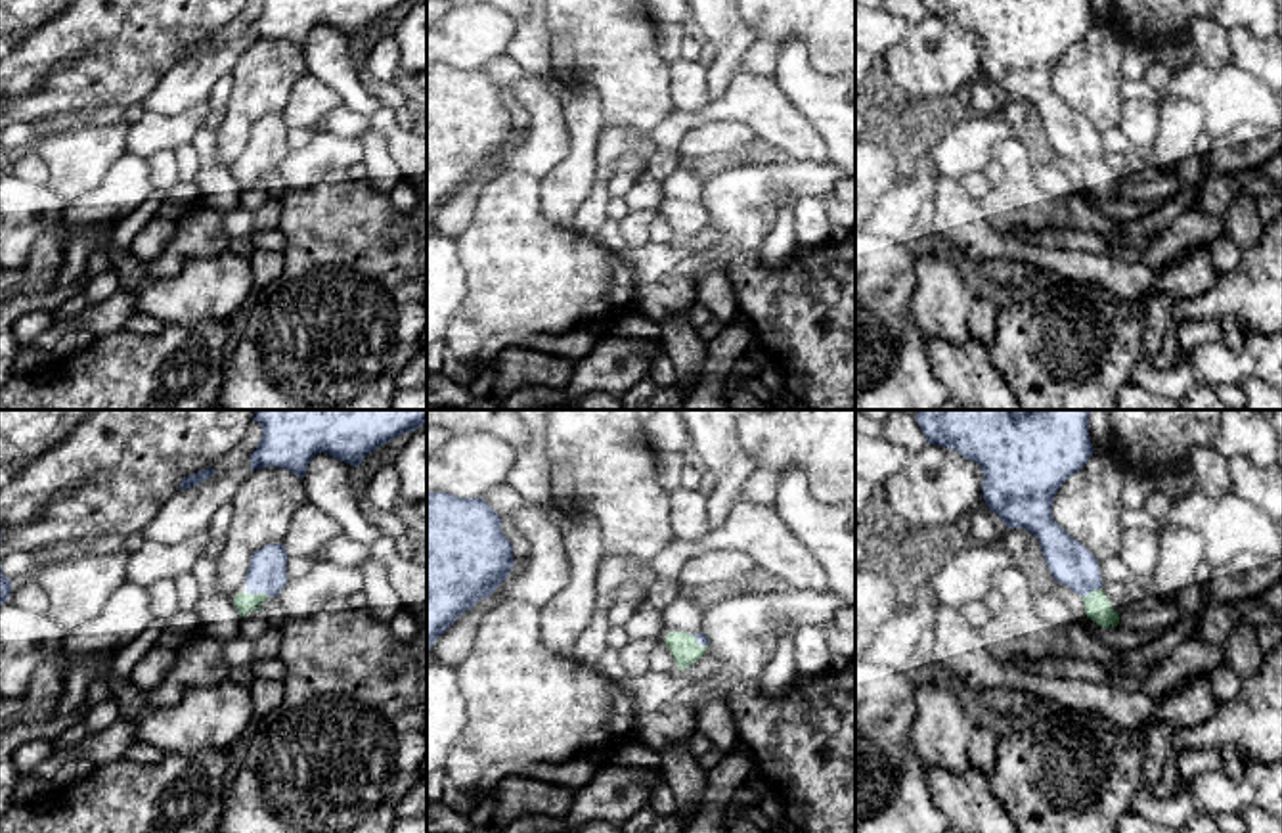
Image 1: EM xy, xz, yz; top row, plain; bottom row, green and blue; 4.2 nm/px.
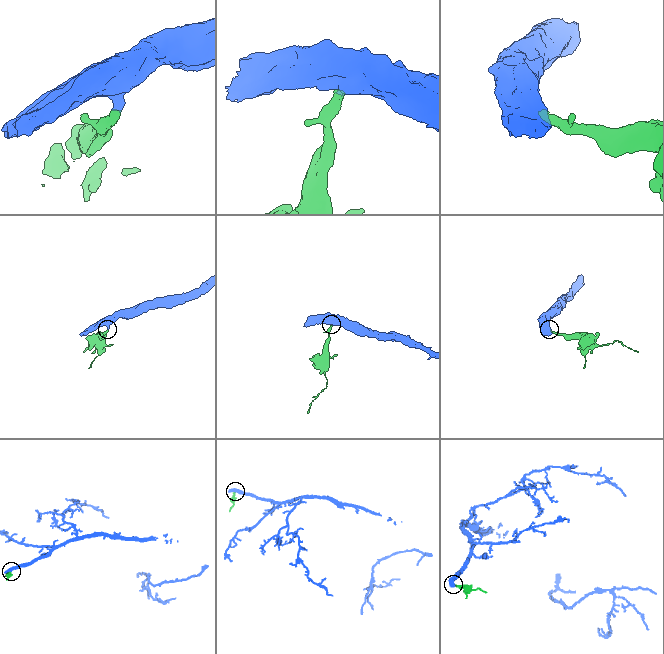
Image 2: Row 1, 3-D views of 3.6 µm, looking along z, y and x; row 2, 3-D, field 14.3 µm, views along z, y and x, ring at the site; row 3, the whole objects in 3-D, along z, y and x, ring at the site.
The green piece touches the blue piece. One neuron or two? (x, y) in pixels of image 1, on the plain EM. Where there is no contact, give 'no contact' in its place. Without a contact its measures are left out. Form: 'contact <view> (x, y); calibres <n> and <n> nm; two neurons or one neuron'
contact xy (259, 165); calibres 90 and 160 nm; one neuron

